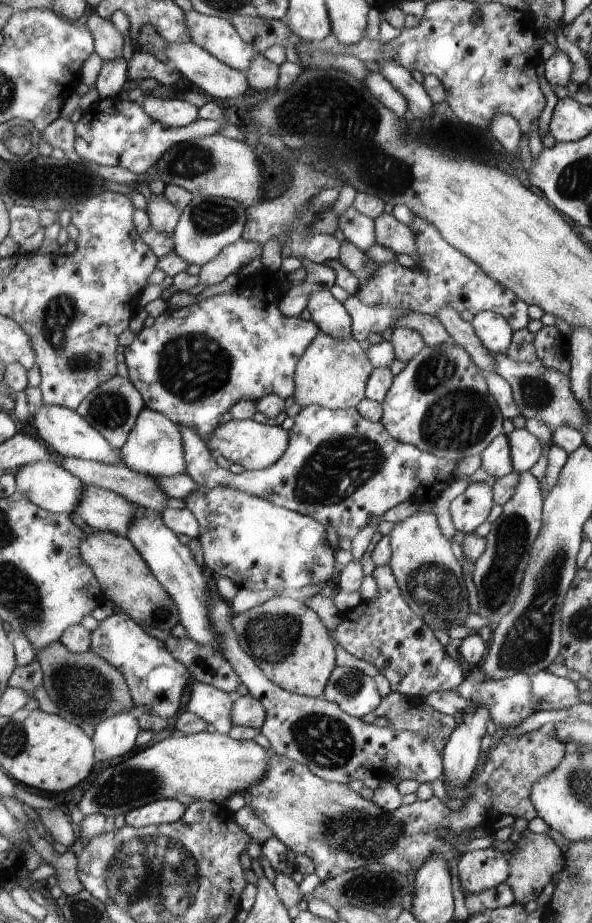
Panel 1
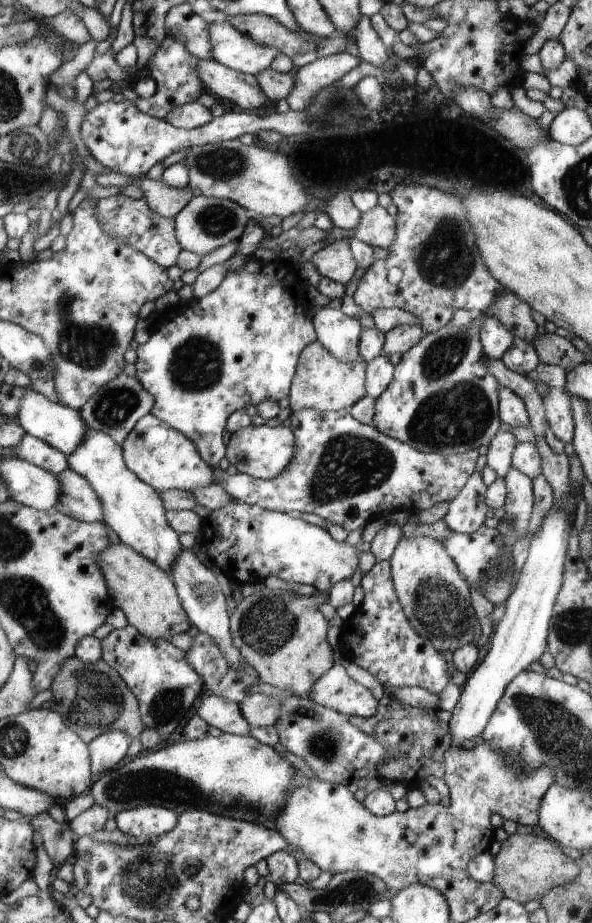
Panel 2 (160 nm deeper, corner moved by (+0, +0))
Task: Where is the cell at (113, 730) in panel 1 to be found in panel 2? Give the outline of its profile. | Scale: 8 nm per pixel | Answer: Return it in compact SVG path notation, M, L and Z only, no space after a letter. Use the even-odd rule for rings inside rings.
M120 731L105 732L91 740L92 774L102 774L114 768L126 756L128 746L130 739Z

